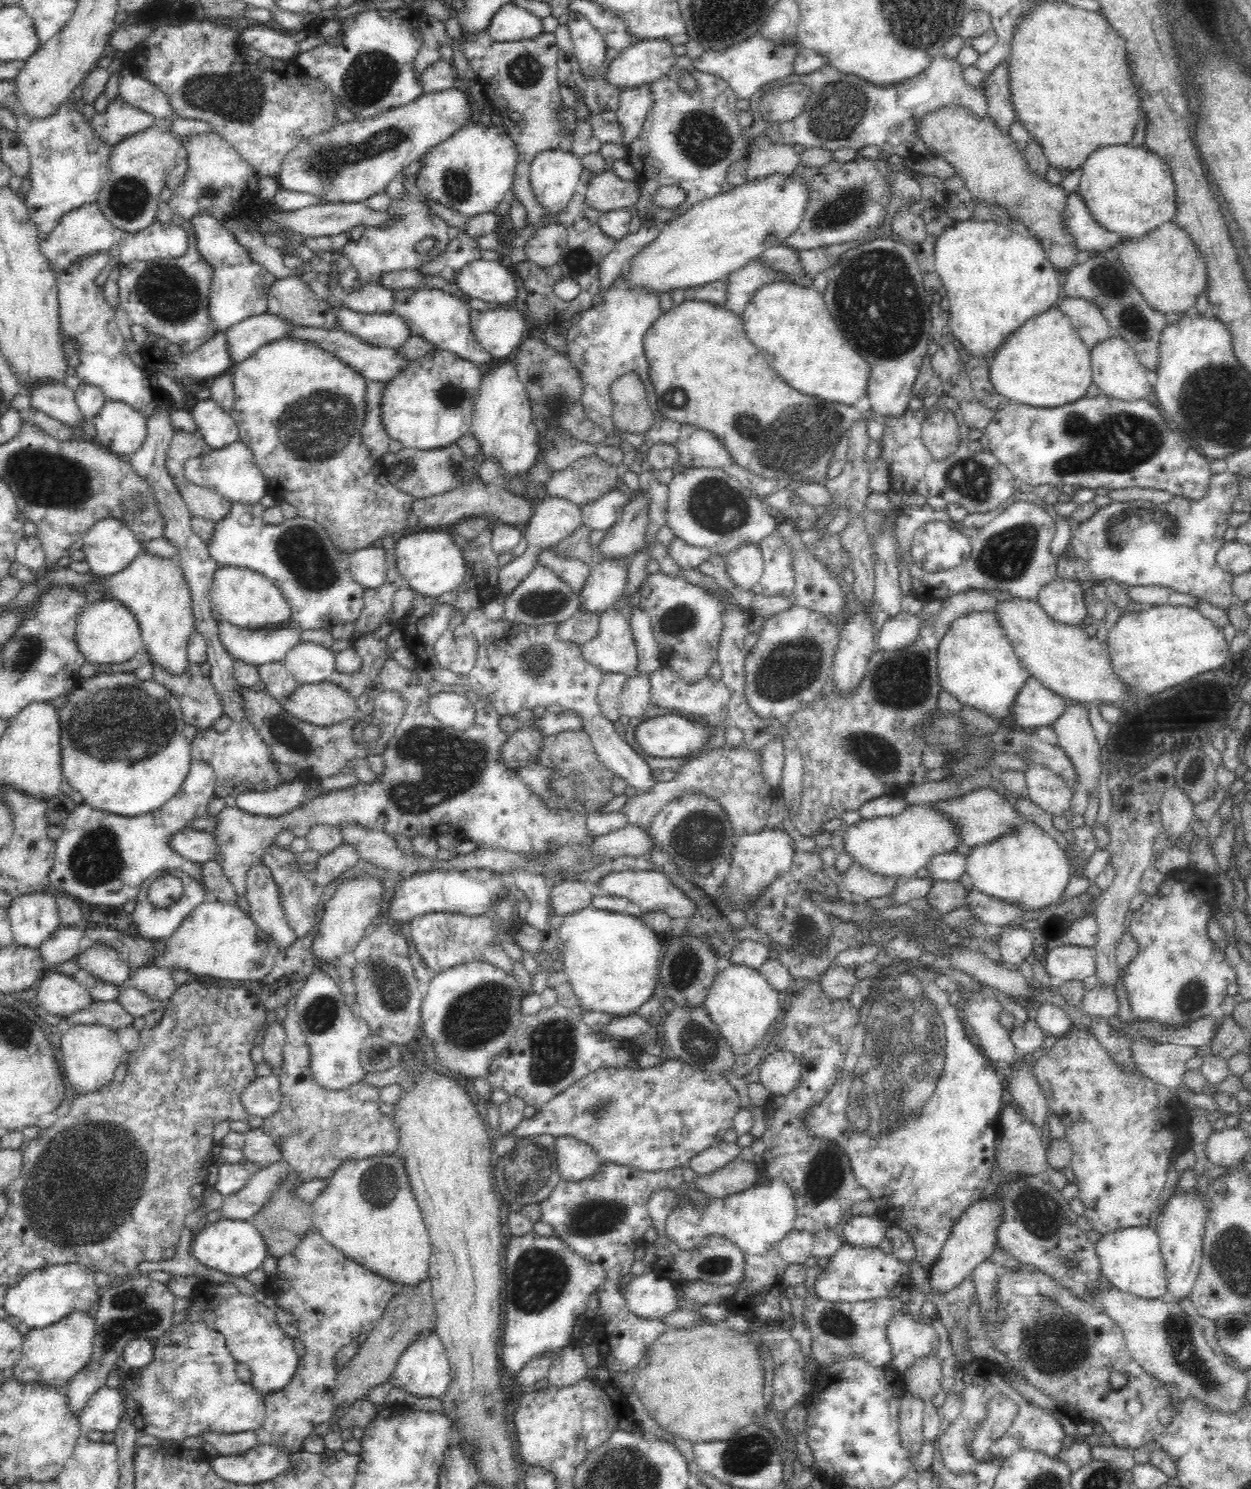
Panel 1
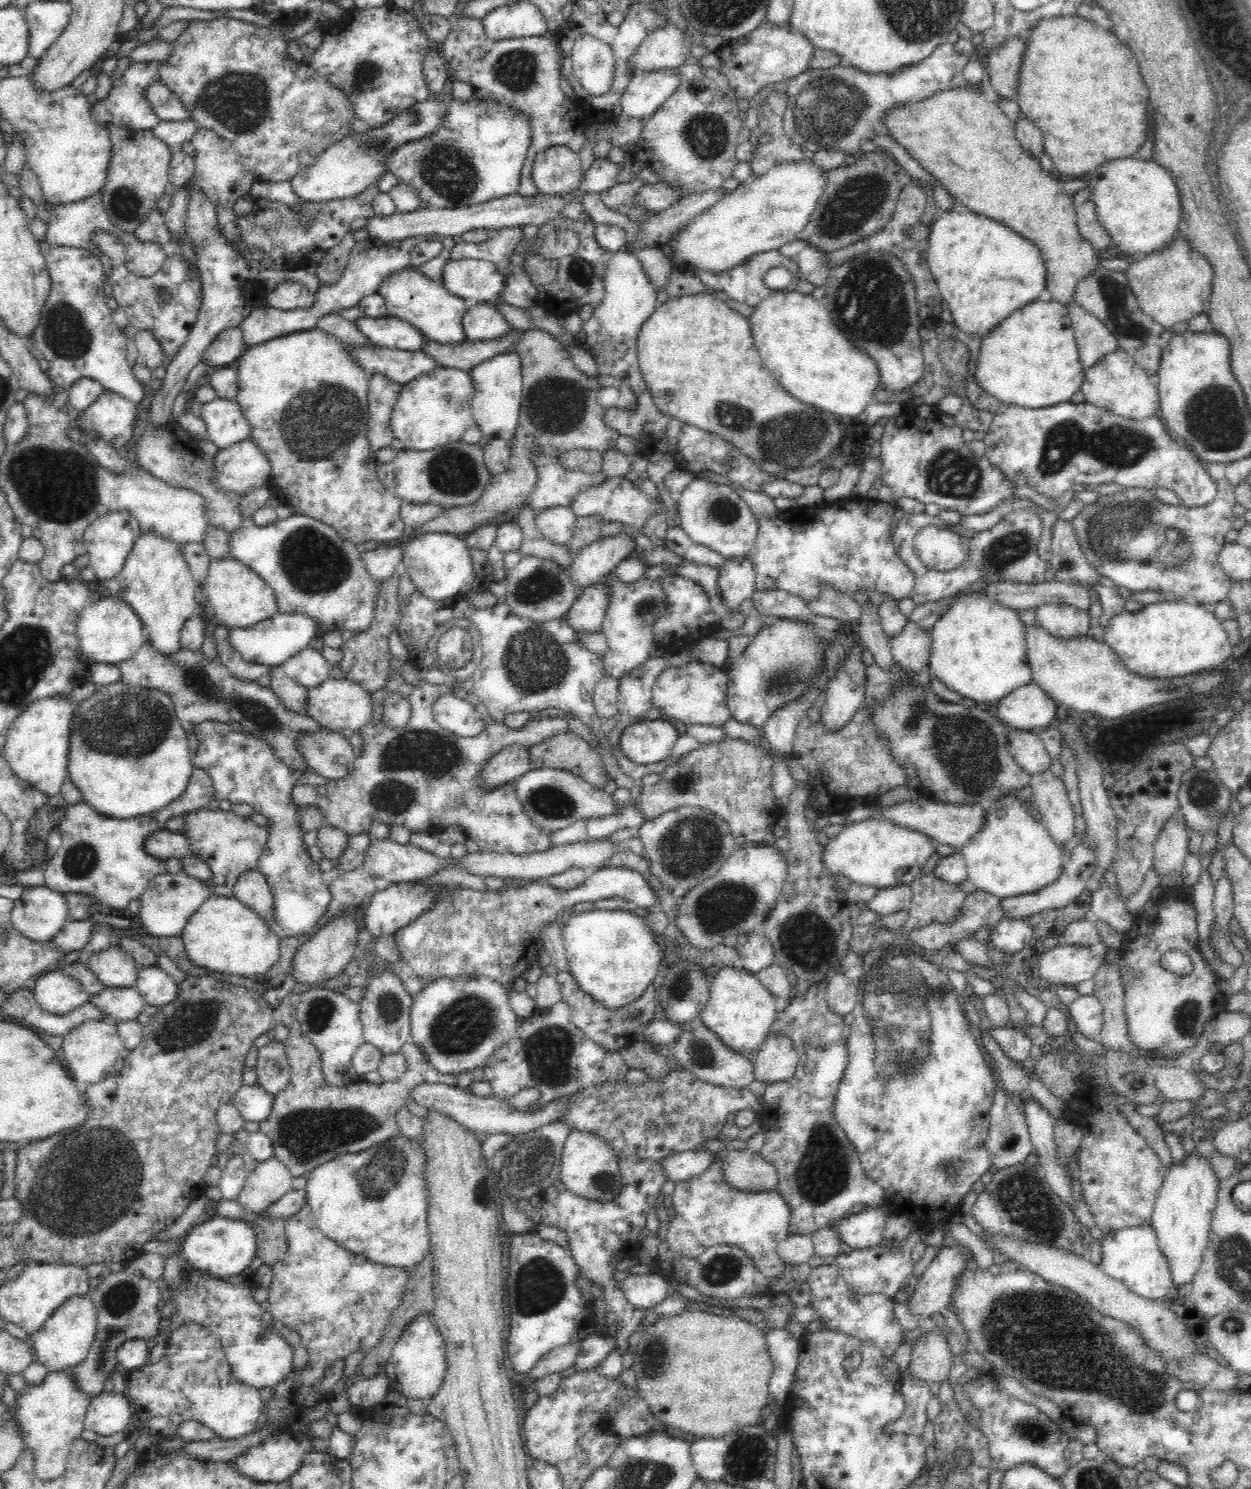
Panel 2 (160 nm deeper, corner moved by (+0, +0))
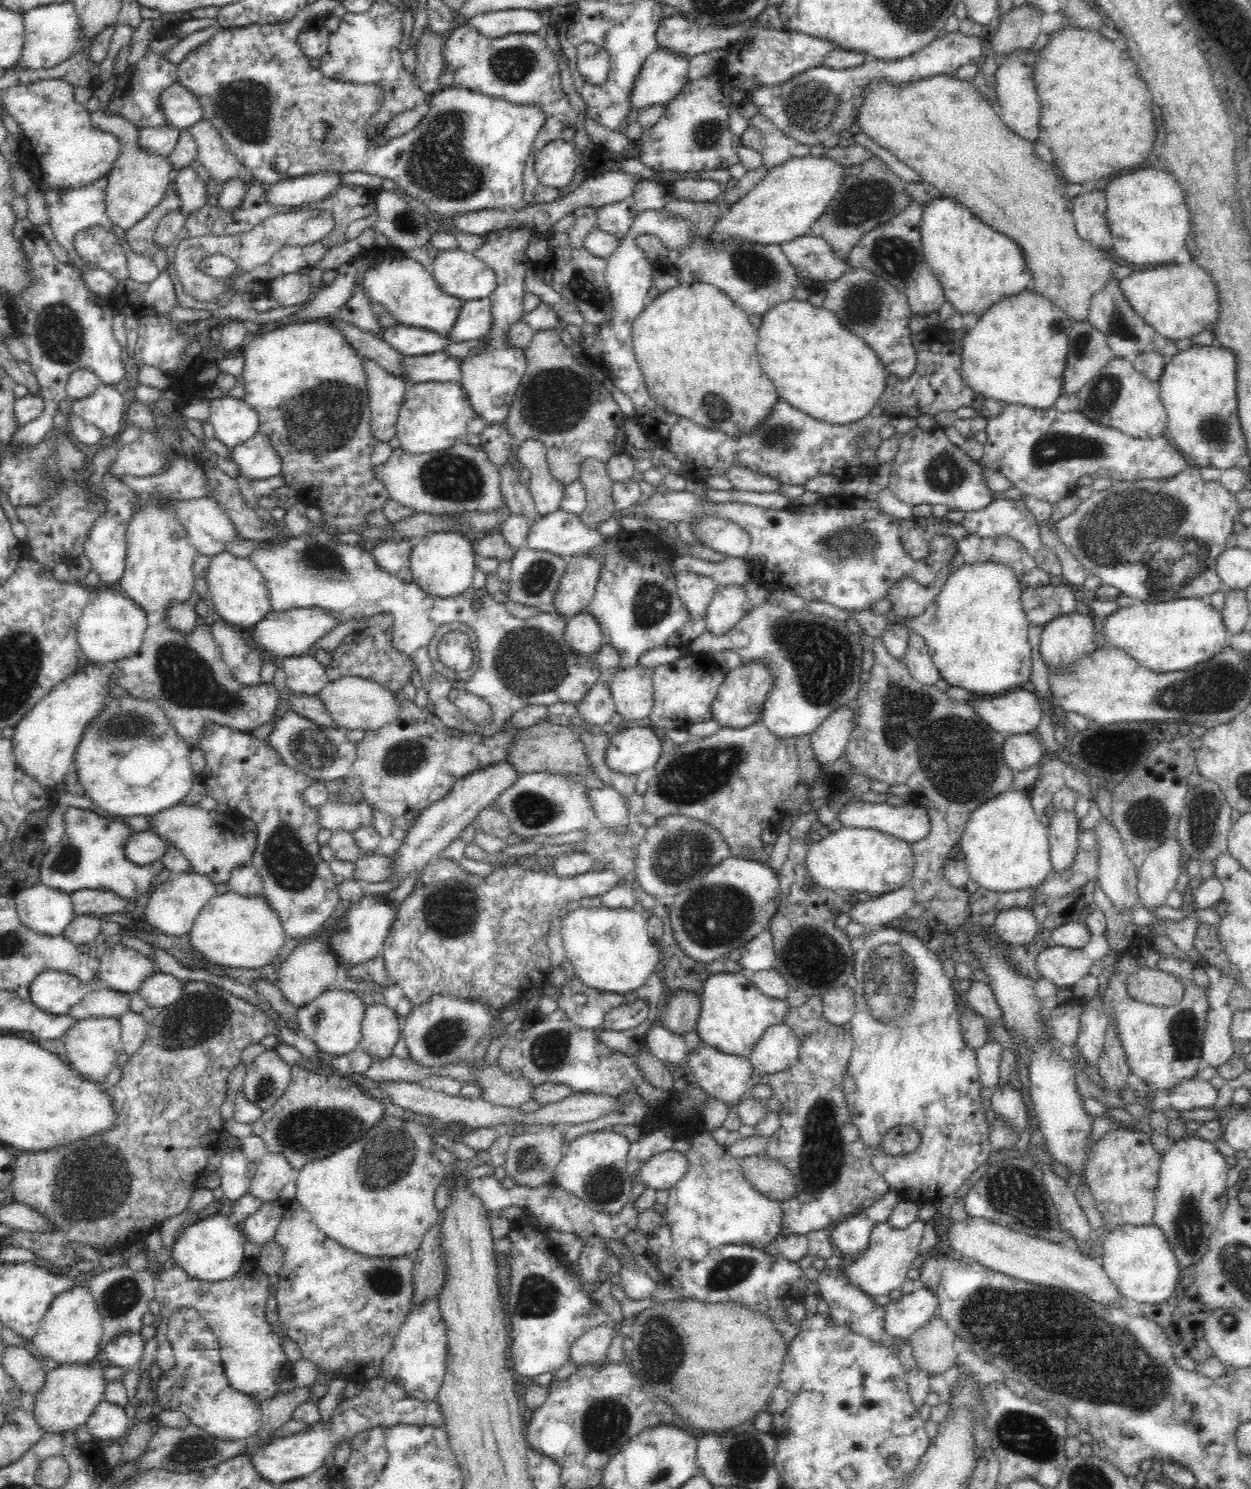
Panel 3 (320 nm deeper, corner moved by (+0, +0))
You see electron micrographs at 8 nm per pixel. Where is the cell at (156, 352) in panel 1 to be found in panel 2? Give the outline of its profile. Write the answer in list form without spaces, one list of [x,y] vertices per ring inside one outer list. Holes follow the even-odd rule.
[[[228,328],[219,333],[219,336],[210,344],[204,352],[204,364],[208,364],[207,369],[222,369],[225,365],[232,364],[238,359],[246,347],[243,342],[242,332],[239,328]]]

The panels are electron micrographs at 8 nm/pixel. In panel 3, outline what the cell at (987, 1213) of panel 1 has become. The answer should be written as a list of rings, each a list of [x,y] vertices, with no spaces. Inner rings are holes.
[[[917,1285],[911,1294],[885,1306],[884,1331],[897,1342],[910,1340],[916,1330],[925,1326],[937,1311],[937,1297]]]

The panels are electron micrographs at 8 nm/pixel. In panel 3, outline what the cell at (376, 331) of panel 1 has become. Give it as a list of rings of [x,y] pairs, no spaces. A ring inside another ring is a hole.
[[[402,324],[382,330],[381,338],[403,356],[424,356],[444,352],[451,343],[449,337],[426,328]]]

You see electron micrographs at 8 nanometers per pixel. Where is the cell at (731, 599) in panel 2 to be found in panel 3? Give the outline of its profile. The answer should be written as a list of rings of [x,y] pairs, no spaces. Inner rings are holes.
[[[719,587],[704,618],[705,632],[716,636],[726,634],[744,615],[747,601],[744,587]]]

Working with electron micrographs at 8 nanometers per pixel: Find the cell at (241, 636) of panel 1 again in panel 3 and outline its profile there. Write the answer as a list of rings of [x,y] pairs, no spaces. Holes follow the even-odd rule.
[[[319,607],[290,609],[282,612],[268,612],[258,624],[252,627],[252,642],[259,650],[270,652],[277,659],[306,654],[319,638],[328,634],[337,624],[339,618]]]

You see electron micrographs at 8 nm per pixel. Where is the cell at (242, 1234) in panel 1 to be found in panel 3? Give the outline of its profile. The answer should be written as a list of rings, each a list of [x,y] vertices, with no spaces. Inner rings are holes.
[[[218,1212],[204,1219],[194,1219],[172,1242],[169,1264],[182,1267],[188,1277],[198,1281],[227,1280],[240,1268],[244,1255],[244,1237],[231,1215]]]

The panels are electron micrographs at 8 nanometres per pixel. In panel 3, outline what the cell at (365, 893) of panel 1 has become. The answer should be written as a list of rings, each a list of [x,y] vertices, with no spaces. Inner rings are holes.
[[[312,944],[308,948],[298,946],[281,964],[276,985],[284,995],[284,999],[292,1004],[292,1007],[300,1008],[311,1003],[328,988],[332,988],[338,965],[336,956],[324,944],[322,946]]]

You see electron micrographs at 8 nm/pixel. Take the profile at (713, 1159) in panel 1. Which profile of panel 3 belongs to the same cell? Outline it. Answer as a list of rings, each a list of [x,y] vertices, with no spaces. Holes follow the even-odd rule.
[[[672,1148],[646,1160],[634,1173],[633,1181],[646,1185],[648,1189],[664,1190],[676,1184],[680,1176],[684,1176],[686,1168],[688,1161],[684,1155]]]

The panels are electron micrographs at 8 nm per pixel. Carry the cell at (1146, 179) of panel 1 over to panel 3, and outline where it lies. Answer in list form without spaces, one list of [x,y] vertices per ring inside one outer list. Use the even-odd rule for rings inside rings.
[[[1131,170],[1110,178],[1105,188],[1107,202],[1107,223],[1113,238],[1116,254],[1131,264],[1163,265],[1172,263],[1175,257],[1186,248],[1186,239],[1191,231],[1191,213],[1185,203],[1183,188],[1174,175],[1164,170]]]

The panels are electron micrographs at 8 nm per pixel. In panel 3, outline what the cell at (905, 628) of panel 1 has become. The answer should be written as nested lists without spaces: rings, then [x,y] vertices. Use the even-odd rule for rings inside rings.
[[[909,633],[905,664],[911,677],[922,684],[935,686],[936,682],[941,679],[941,674],[933,663],[924,638],[916,633]]]

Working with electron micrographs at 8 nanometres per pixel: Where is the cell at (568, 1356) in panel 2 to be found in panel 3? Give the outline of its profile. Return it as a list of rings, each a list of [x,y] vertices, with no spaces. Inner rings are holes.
[[[600,1325],[588,1329],[573,1344],[569,1360],[576,1365],[606,1361],[613,1339],[612,1329],[612,1325]]]

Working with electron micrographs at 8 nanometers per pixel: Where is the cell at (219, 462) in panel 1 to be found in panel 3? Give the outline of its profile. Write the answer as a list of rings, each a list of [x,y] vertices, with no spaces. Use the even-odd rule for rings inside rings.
[[[255,432],[252,438],[232,449],[232,461],[240,467],[240,480],[253,481],[280,476],[282,461],[263,432]]]

